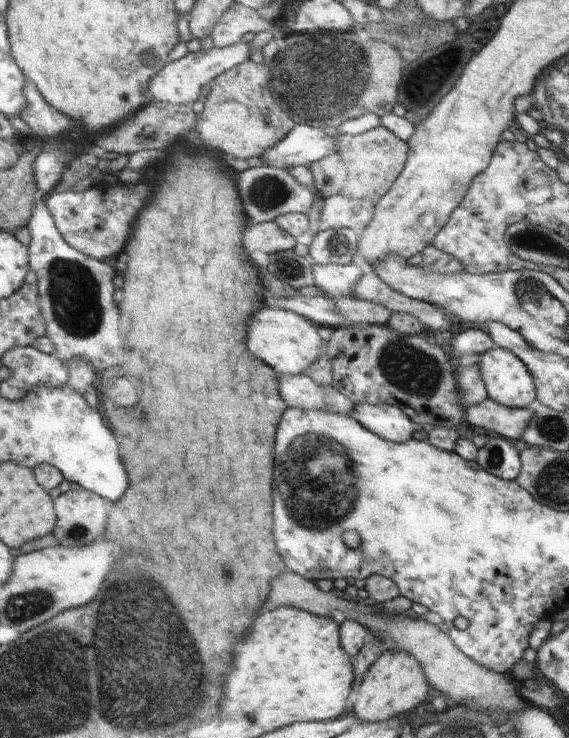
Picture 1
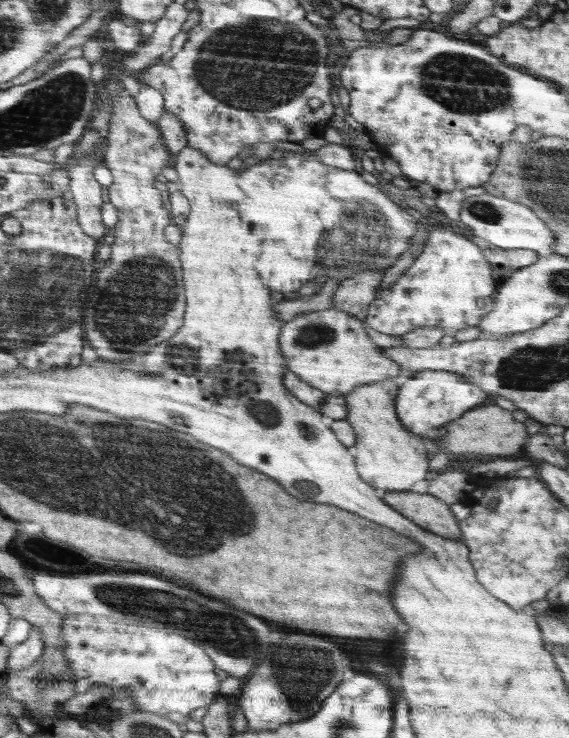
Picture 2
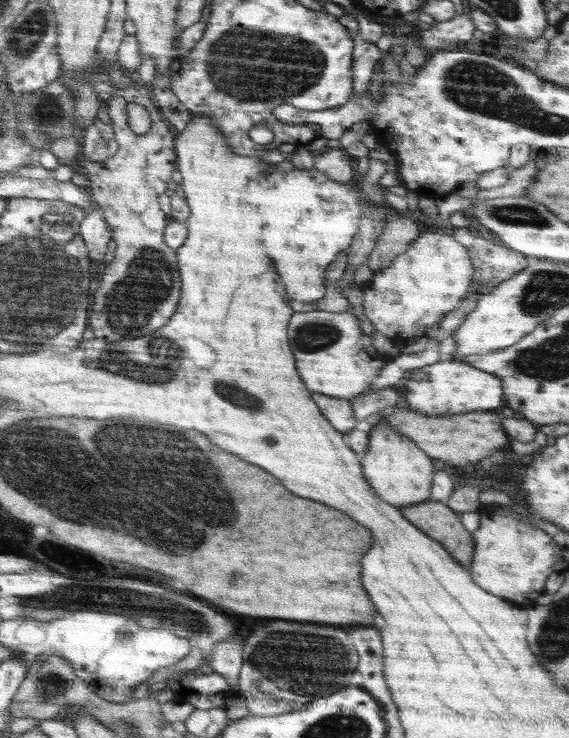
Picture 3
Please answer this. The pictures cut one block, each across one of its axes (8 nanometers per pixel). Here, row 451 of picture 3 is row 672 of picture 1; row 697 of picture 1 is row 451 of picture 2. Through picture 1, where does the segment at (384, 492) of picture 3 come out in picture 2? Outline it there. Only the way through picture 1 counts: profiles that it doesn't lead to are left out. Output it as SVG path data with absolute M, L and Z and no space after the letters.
M386 378L370 384L362 384L346 397L346 420L356 433L356 445L352 448L360 478L372 488L385 492L408 491L428 474L431 448L426 437L408 432L396 414L395 400L401 378Z

